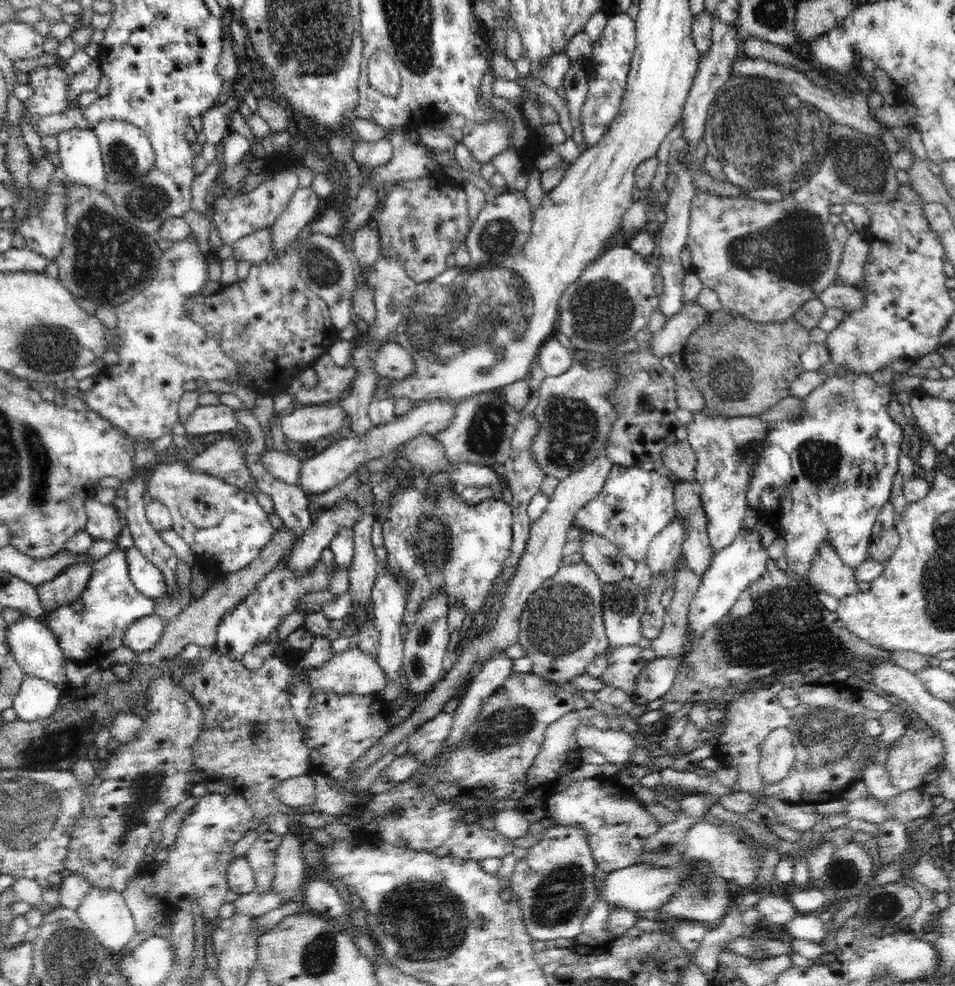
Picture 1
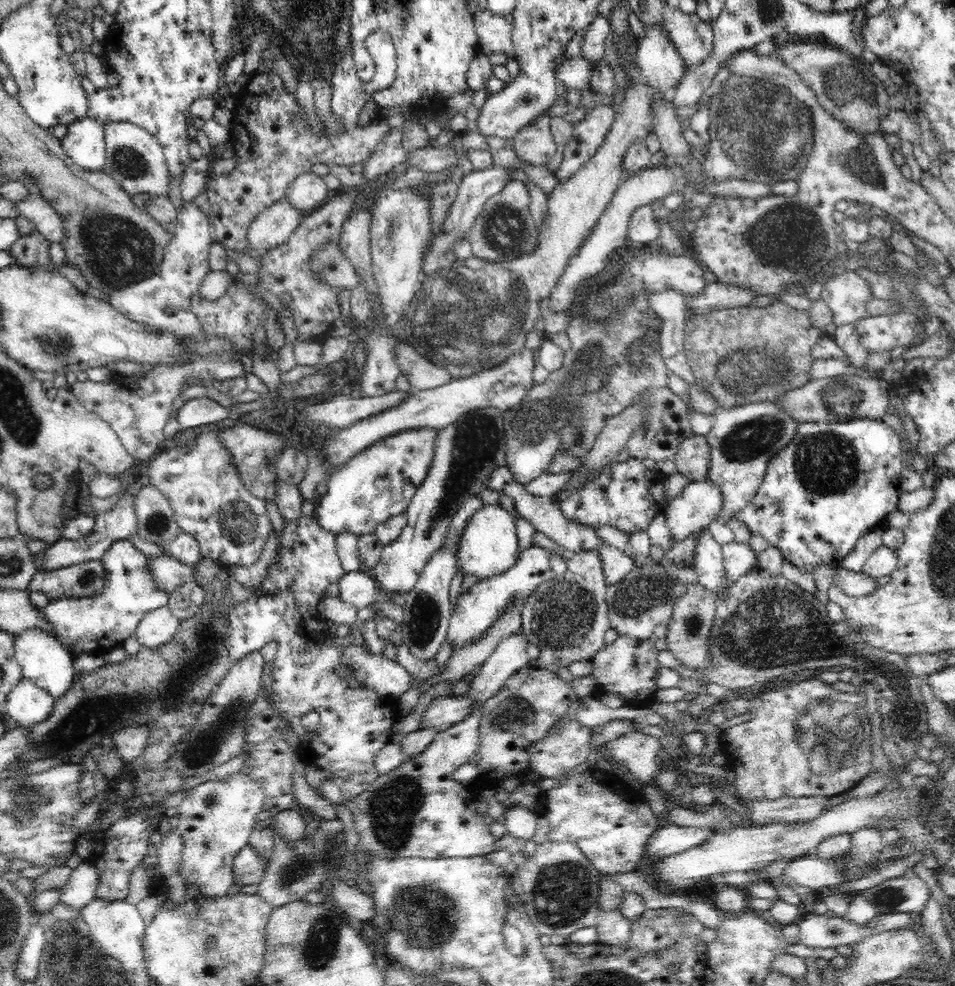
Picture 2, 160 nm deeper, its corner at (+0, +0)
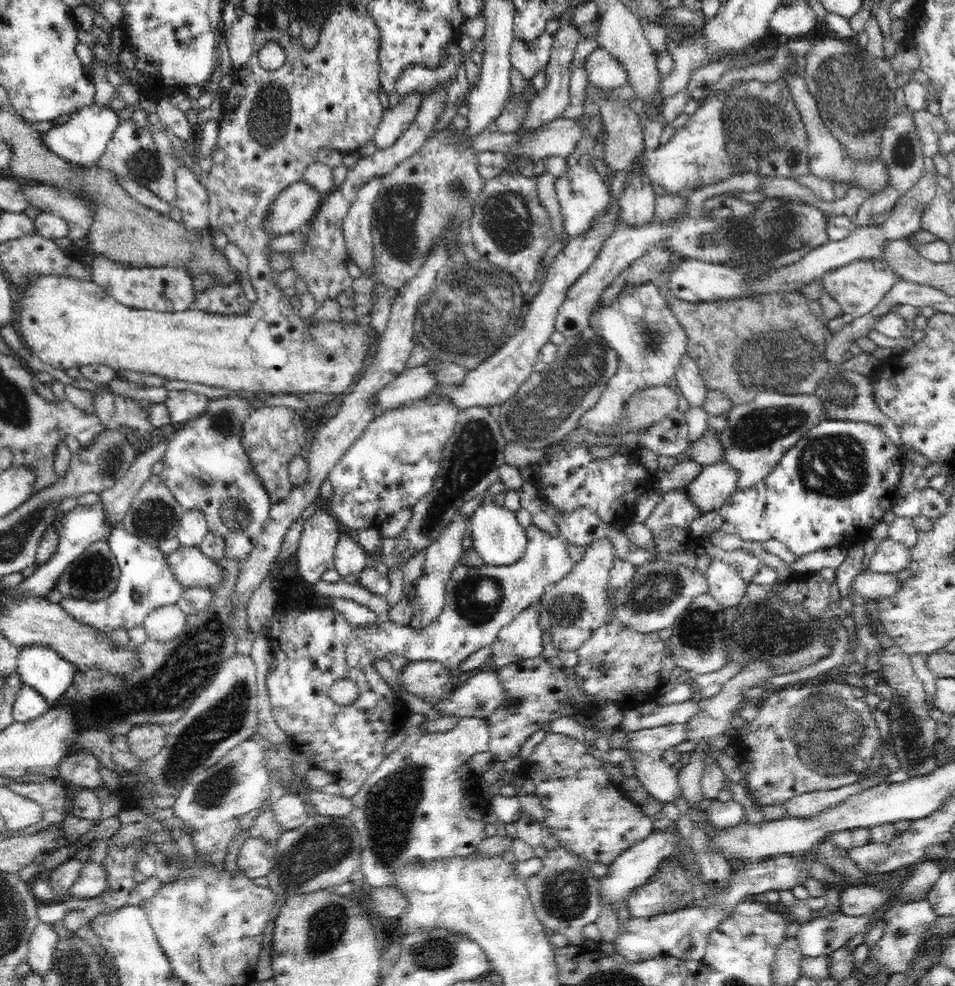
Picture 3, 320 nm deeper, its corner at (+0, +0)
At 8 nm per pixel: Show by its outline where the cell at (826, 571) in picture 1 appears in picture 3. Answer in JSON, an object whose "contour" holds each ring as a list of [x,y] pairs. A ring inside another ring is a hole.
{"contour":[[[867,571],[856,575],[849,589],[868,602],[870,599],[878,601],[880,598],[894,596],[900,590],[900,586],[902,586],[902,580],[895,574]]]}

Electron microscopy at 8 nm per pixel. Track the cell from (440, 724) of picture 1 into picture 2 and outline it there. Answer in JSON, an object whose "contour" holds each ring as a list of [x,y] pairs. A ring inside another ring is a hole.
{"contour":[[[470,693],[433,698],[424,711],[420,729],[432,727],[438,733],[446,730],[454,723],[464,720],[474,710],[472,706],[474,706],[474,701]]]}

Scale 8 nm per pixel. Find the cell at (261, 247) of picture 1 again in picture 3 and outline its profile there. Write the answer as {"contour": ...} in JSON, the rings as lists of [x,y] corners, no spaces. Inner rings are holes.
{"contour":[[[302,179],[289,185],[270,206],[266,220],[268,233],[275,238],[303,229],[316,214],[322,200],[323,195]]]}

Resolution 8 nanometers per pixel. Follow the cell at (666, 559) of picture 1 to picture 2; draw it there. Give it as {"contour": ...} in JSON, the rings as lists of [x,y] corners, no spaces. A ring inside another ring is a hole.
{"contour":[[[708,478],[689,483],[665,508],[664,517],[672,539],[680,542],[690,534],[708,528],[722,506],[724,493],[718,484]]]}

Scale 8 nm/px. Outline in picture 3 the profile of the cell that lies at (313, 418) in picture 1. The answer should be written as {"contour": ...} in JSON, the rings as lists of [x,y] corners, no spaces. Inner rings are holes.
{"contour":[[[429,366],[408,368],[377,395],[375,411],[383,413],[392,408],[411,405],[430,395],[438,385],[437,374],[431,372]]]}

